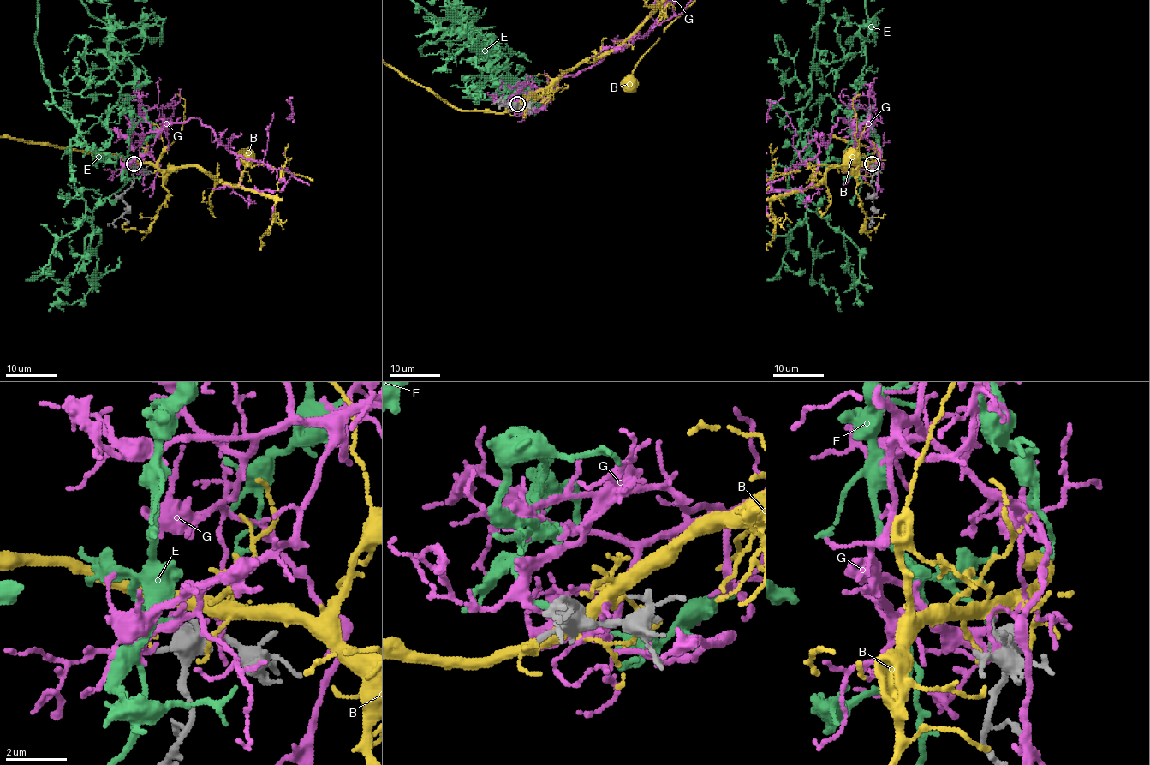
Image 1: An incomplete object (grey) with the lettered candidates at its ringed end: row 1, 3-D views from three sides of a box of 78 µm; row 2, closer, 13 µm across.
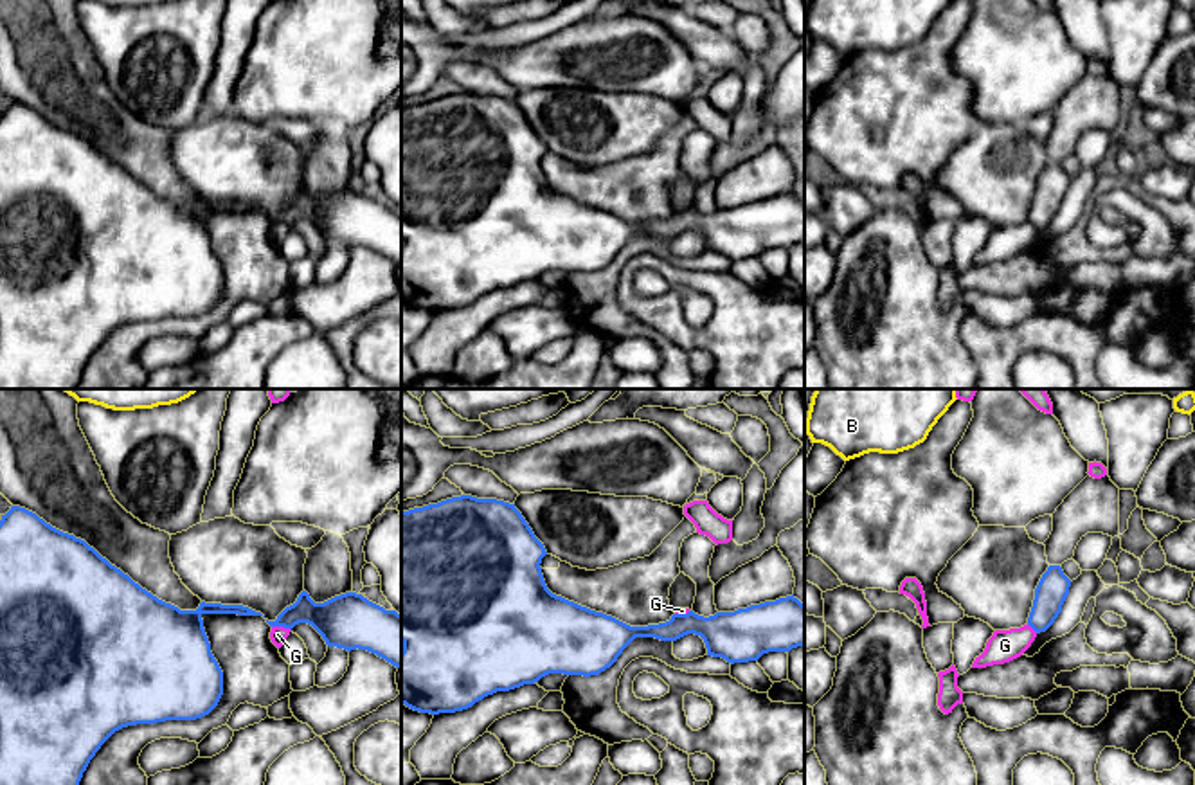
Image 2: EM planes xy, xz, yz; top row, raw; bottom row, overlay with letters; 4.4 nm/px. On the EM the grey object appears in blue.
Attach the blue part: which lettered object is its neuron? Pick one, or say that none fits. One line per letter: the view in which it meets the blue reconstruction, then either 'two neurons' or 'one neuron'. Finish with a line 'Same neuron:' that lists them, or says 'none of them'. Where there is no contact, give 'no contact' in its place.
B: no contact; two neurons
E: no contact; one neuron
G: meets blue in xy; two neurons
Same neuron: E

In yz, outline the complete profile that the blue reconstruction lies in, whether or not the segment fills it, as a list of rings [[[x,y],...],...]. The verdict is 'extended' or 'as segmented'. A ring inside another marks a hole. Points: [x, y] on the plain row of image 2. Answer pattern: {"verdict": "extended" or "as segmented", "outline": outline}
{"verdict": "as segmented", "outline": [[[1049,162],[1042,171],[1037,185],[1028,221],[1037,229],[1046,229],[1058,211],[1069,191],[1071,176],[1064,171],[1060,162]]]}

